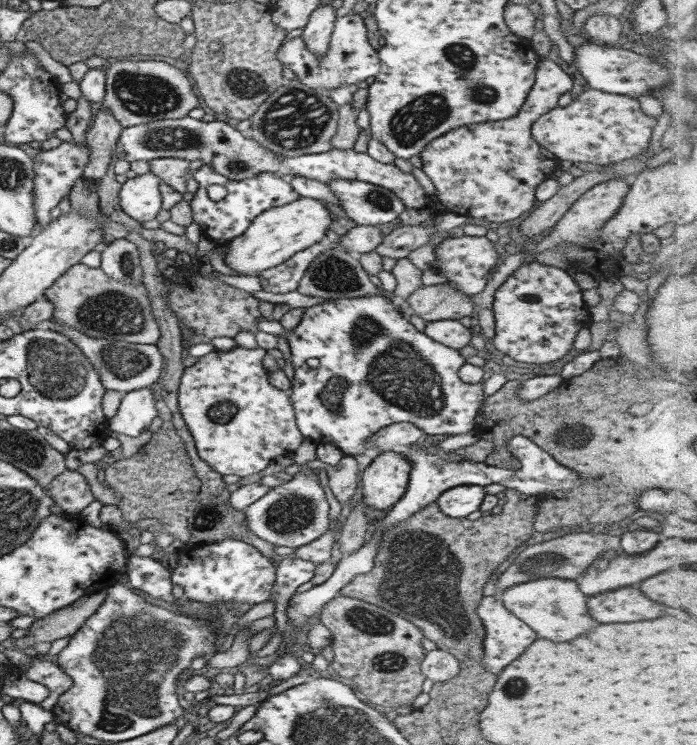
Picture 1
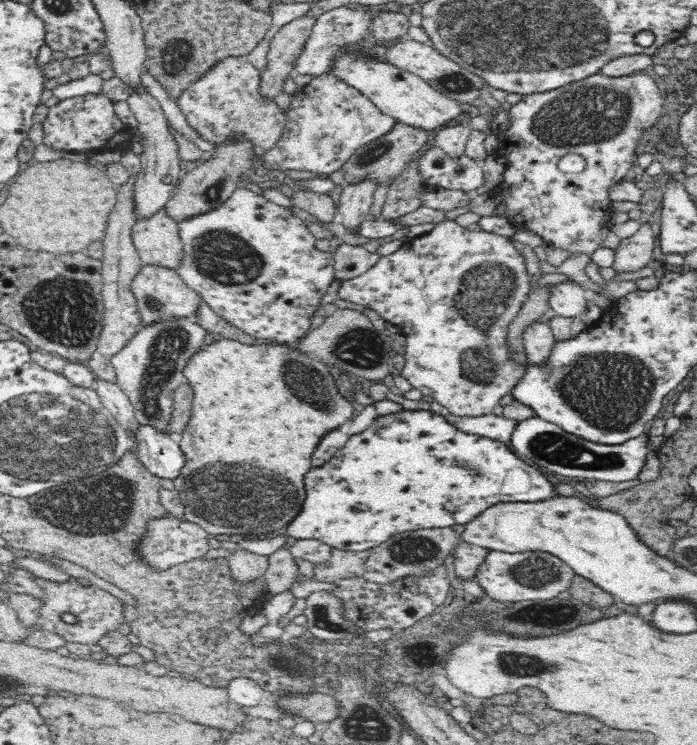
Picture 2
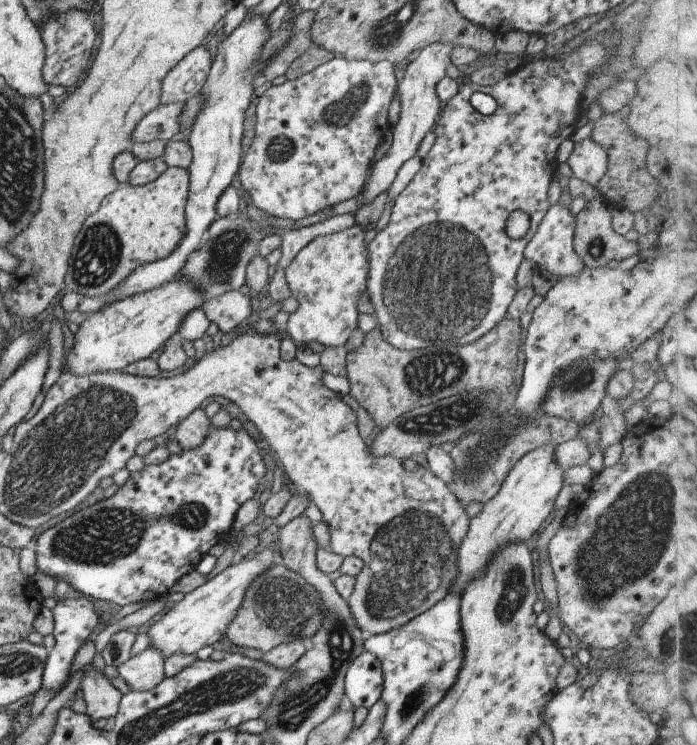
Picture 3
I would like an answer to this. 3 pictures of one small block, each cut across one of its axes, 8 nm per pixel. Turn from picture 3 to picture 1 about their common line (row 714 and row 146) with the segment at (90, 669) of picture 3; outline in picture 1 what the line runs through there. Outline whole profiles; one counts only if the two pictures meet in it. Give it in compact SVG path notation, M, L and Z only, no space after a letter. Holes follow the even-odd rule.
M100 108L86 134L90 159L83 172L84 179L100 181L106 176L113 156L117 156L118 140L123 128L116 118L106 112L106 109Z

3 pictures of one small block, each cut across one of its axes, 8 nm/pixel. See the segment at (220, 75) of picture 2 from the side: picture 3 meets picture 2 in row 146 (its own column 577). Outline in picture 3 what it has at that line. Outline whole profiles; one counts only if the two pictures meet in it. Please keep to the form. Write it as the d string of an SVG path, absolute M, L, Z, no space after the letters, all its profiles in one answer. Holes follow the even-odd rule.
M558 203L546 212L540 226L524 250L524 257L536 263L535 268L546 270L553 275L574 276L585 268L584 262L575 250L576 215L570 212L570 205Z

